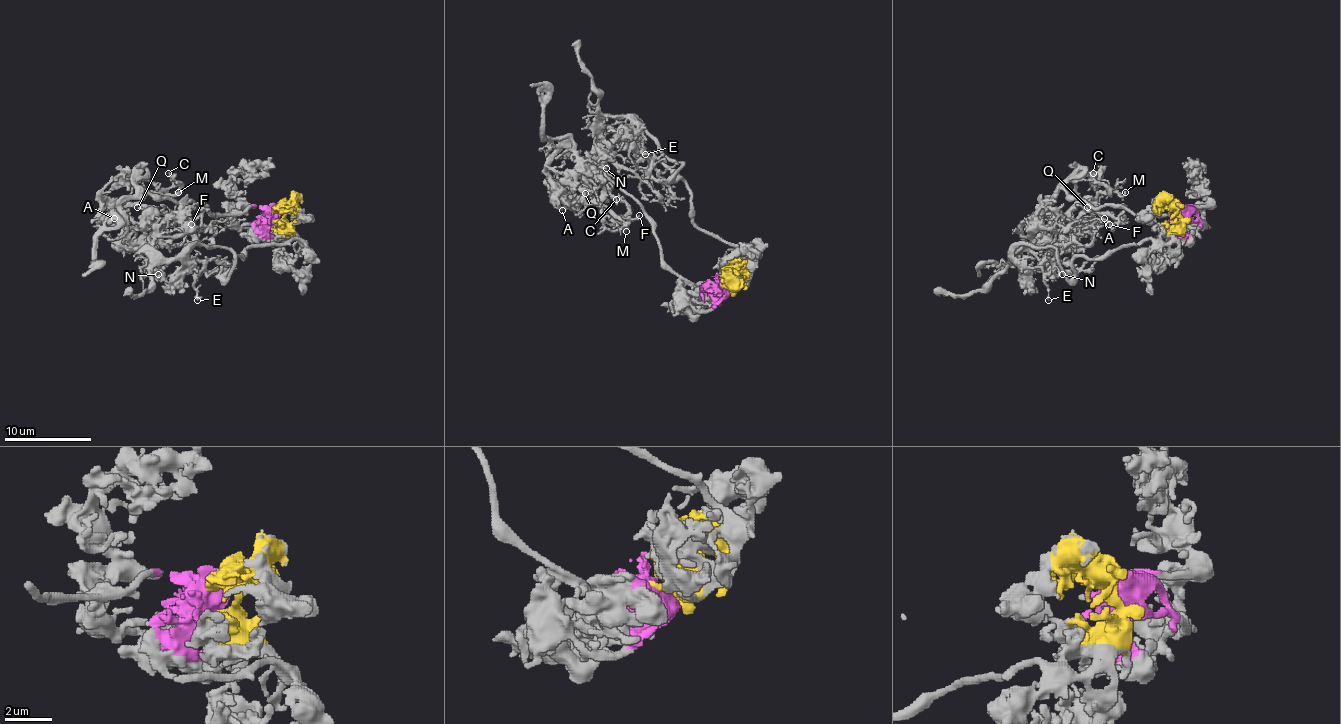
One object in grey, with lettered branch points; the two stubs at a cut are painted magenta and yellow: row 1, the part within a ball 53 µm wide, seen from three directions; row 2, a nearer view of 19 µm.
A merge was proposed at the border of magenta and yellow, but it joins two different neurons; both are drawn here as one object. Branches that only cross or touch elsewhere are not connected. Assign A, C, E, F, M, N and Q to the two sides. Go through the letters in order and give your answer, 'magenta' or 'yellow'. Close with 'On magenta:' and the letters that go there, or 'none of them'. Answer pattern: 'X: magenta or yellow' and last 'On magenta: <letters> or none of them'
A: magenta
C: magenta
E: yellow
F: magenta
M: magenta
N: yellow
Q: magenta
On magenta: A, C, F, M, Q

